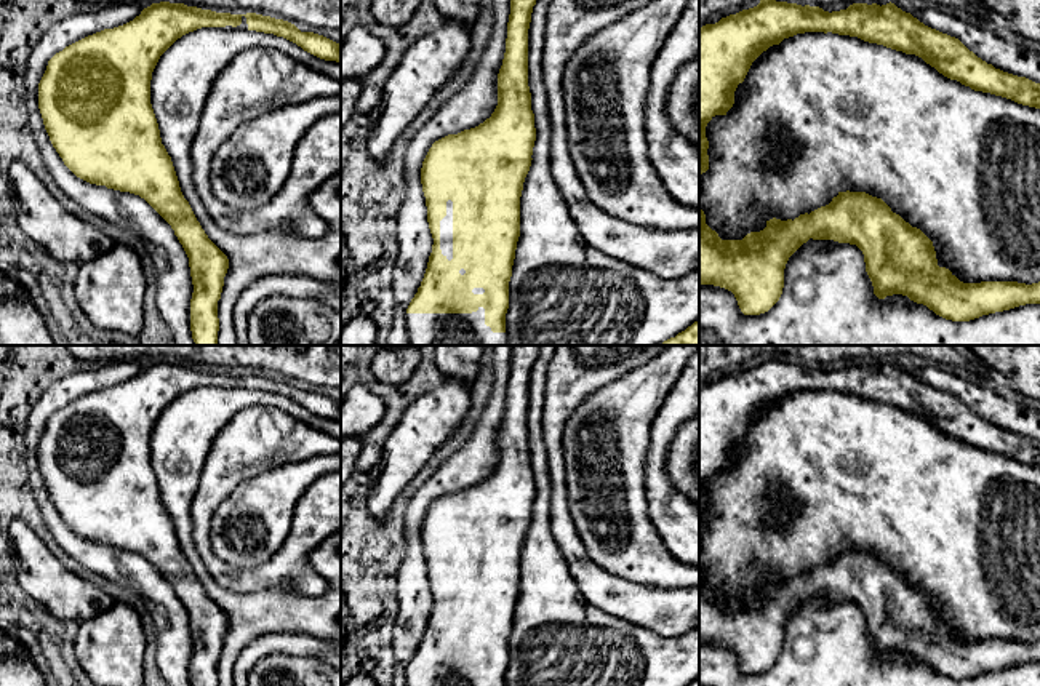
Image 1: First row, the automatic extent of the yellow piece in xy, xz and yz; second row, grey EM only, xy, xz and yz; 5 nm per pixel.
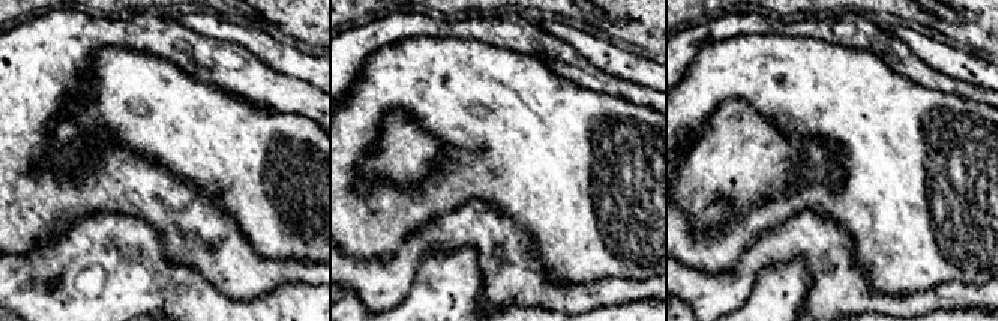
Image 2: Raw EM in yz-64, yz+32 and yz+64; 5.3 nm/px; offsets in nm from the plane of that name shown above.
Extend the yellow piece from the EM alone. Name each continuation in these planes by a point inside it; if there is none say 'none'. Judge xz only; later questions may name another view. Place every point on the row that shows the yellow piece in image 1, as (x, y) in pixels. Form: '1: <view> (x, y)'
1: xz (447, 223)

